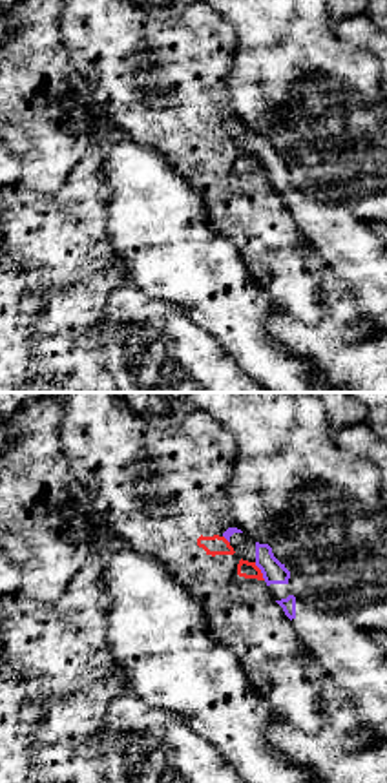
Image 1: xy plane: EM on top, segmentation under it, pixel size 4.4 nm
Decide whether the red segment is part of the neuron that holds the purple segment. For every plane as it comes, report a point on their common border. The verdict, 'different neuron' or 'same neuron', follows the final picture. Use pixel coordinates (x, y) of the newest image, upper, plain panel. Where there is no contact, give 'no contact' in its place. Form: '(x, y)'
(261, 163)

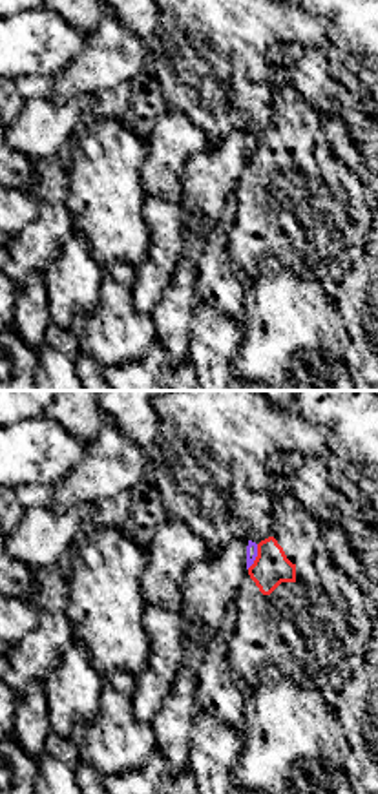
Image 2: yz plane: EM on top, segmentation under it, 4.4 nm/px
(256, 146)

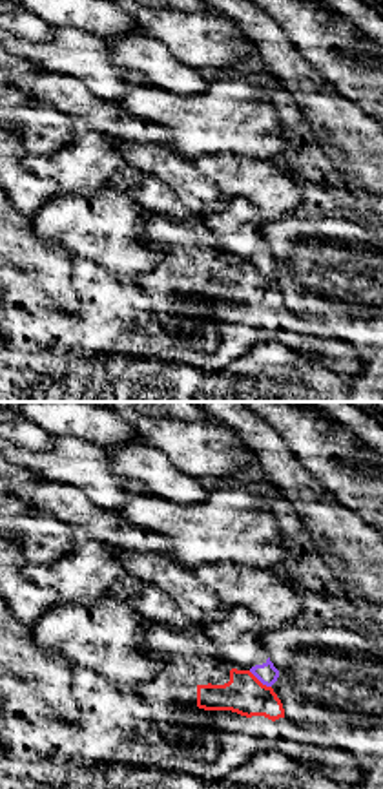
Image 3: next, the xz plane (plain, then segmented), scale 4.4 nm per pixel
(259, 271)

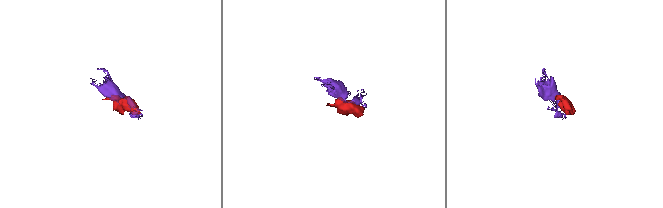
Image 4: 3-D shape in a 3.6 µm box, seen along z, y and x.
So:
different neuron

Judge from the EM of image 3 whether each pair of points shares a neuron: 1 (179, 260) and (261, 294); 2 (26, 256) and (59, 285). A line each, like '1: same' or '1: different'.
1: same
2: same

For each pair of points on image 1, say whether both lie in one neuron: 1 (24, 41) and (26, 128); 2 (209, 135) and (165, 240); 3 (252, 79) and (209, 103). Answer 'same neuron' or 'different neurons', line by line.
1: same neuron
2: different neurons
3: different neurons

